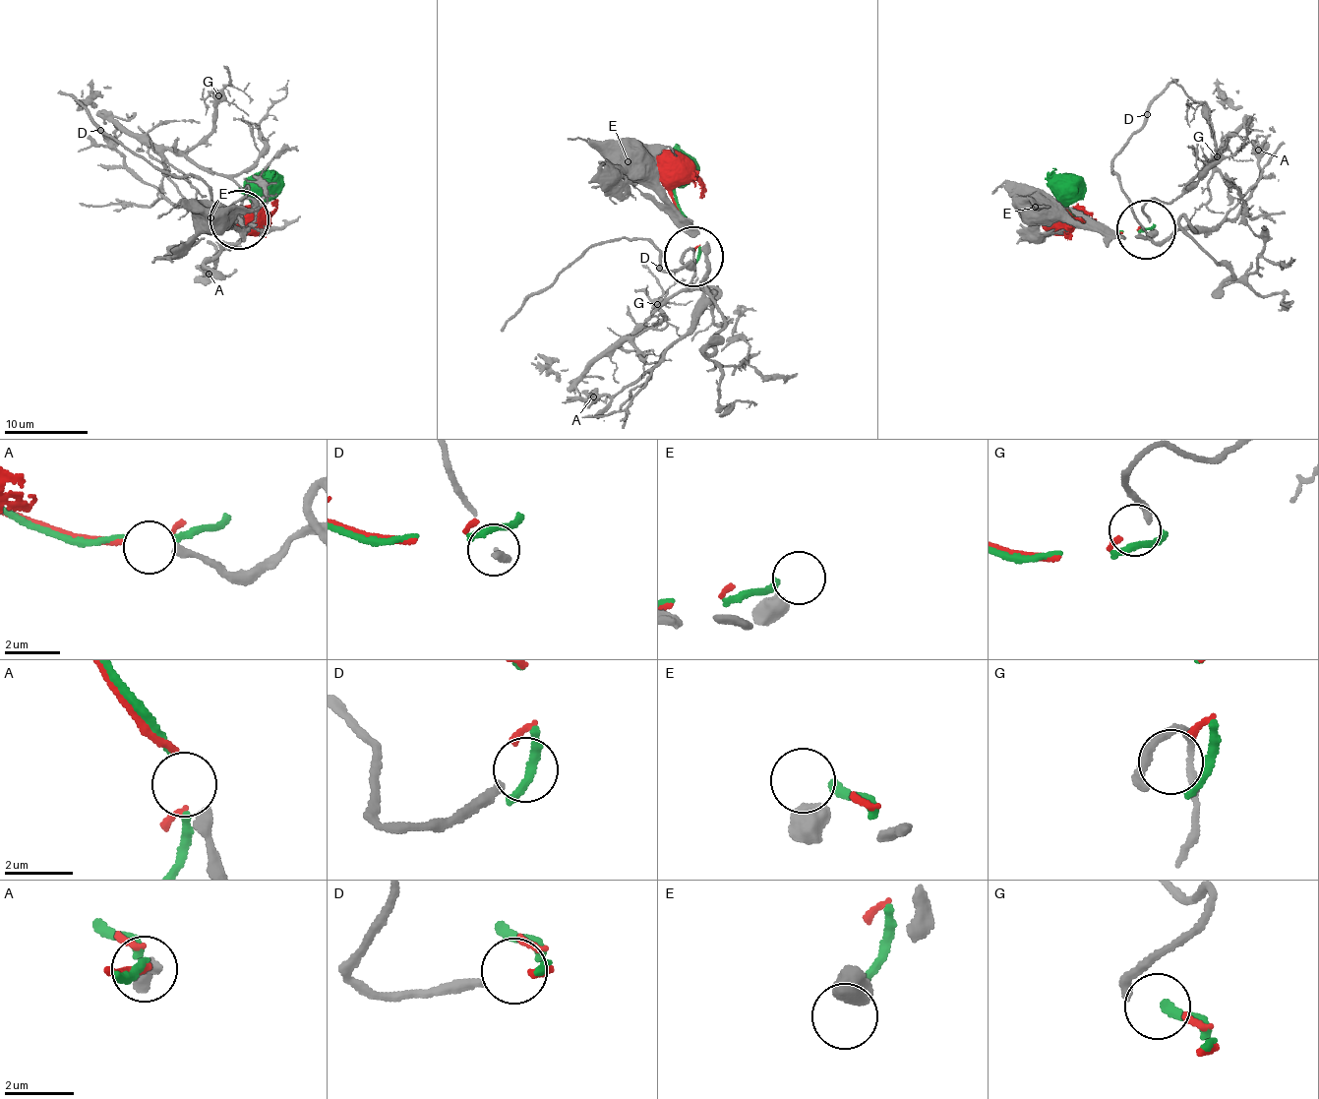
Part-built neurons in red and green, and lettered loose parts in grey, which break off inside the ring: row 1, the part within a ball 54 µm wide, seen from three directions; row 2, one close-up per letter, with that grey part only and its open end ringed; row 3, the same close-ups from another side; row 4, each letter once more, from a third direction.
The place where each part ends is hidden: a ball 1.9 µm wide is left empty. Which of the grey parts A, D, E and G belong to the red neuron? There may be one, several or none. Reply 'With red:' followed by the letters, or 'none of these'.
With red: G

